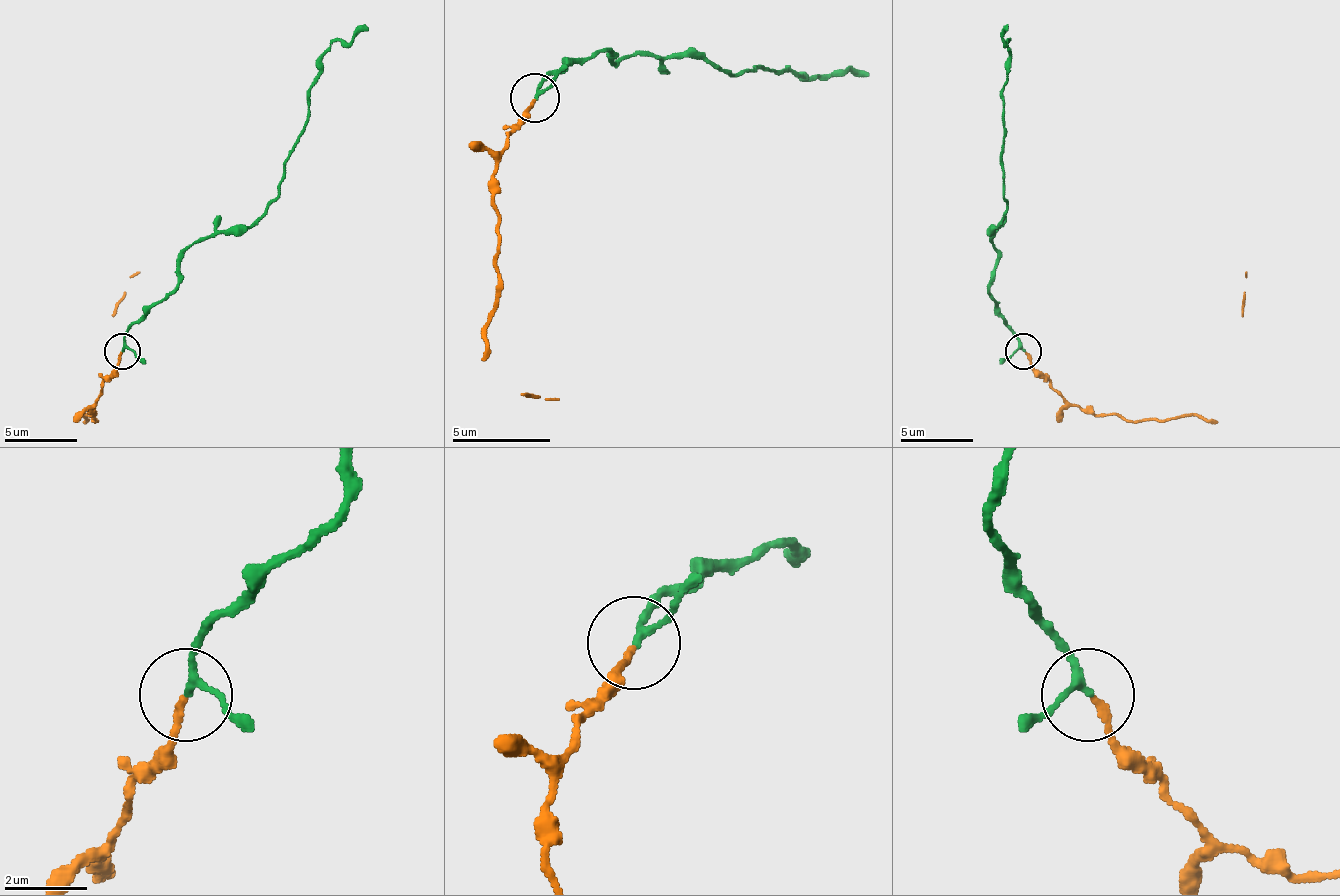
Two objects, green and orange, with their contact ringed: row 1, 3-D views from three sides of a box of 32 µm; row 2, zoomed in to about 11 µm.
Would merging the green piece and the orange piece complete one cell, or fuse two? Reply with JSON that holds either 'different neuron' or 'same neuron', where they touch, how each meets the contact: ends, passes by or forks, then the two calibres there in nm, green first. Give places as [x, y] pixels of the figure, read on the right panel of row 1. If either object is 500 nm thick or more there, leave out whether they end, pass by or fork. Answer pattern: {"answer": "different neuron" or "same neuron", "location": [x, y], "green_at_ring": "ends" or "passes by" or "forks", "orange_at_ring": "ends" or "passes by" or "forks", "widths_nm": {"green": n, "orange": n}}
{"answer": "same neuron", "location": [1023, 351], "green_at_ring": "passes by", "orange_at_ring": "ends", "widths_nm": {"green": 150, "orange": 150}}

